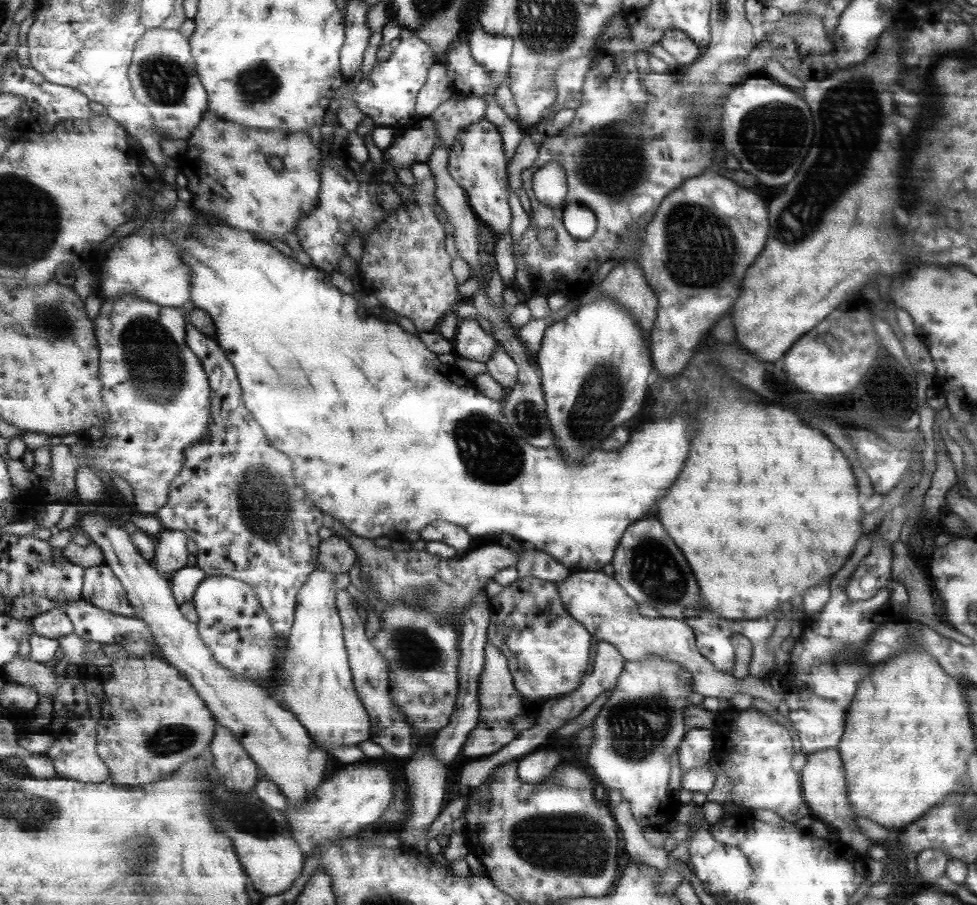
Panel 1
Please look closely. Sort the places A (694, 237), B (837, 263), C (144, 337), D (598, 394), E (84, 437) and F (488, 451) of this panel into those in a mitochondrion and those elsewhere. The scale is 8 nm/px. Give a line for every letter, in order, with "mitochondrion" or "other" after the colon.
A: mitochondrion
B: other
C: mitochondrion
D: mitochondrion
E: other
F: mitochondrion

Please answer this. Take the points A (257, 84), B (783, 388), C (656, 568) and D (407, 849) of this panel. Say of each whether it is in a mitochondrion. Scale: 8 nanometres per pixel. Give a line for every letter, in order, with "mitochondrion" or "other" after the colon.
A: mitochondrion
B: mitochondrion
C: mitochondrion
D: other

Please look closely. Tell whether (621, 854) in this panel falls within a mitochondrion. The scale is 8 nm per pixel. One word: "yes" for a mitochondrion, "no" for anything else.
no

